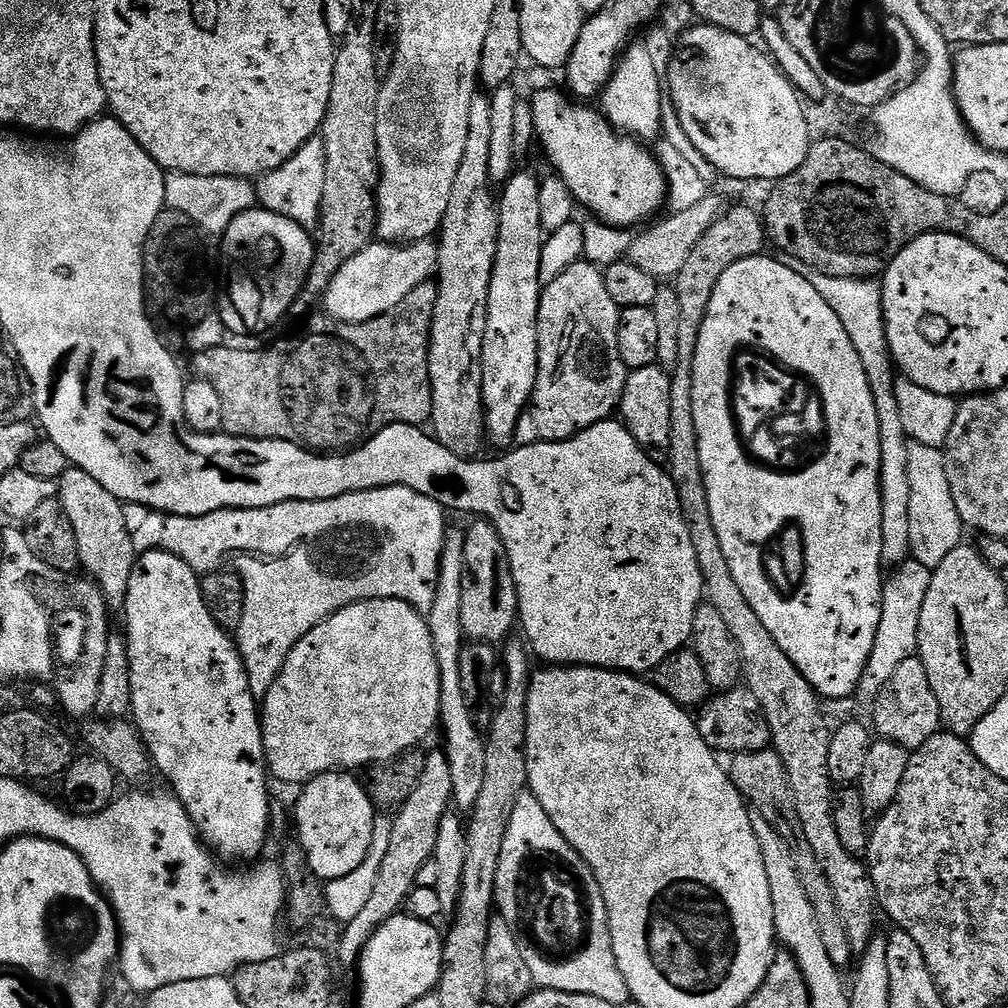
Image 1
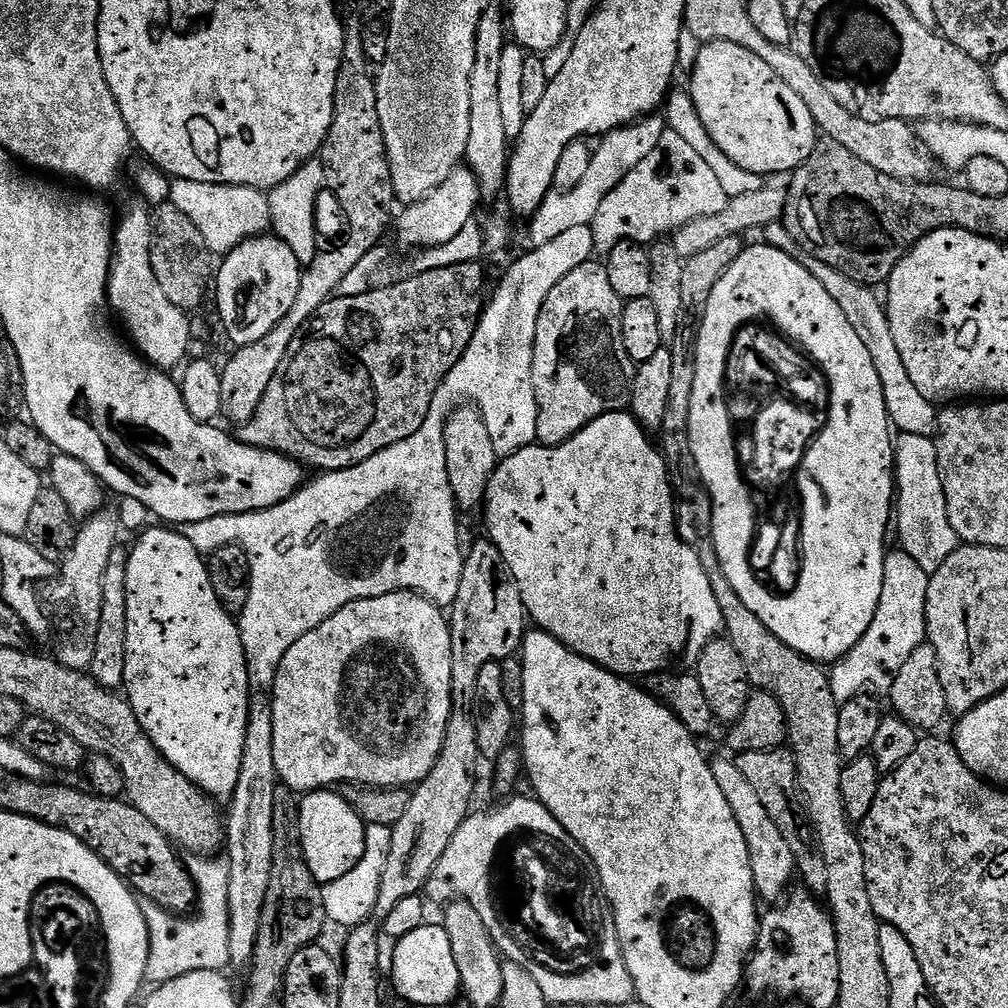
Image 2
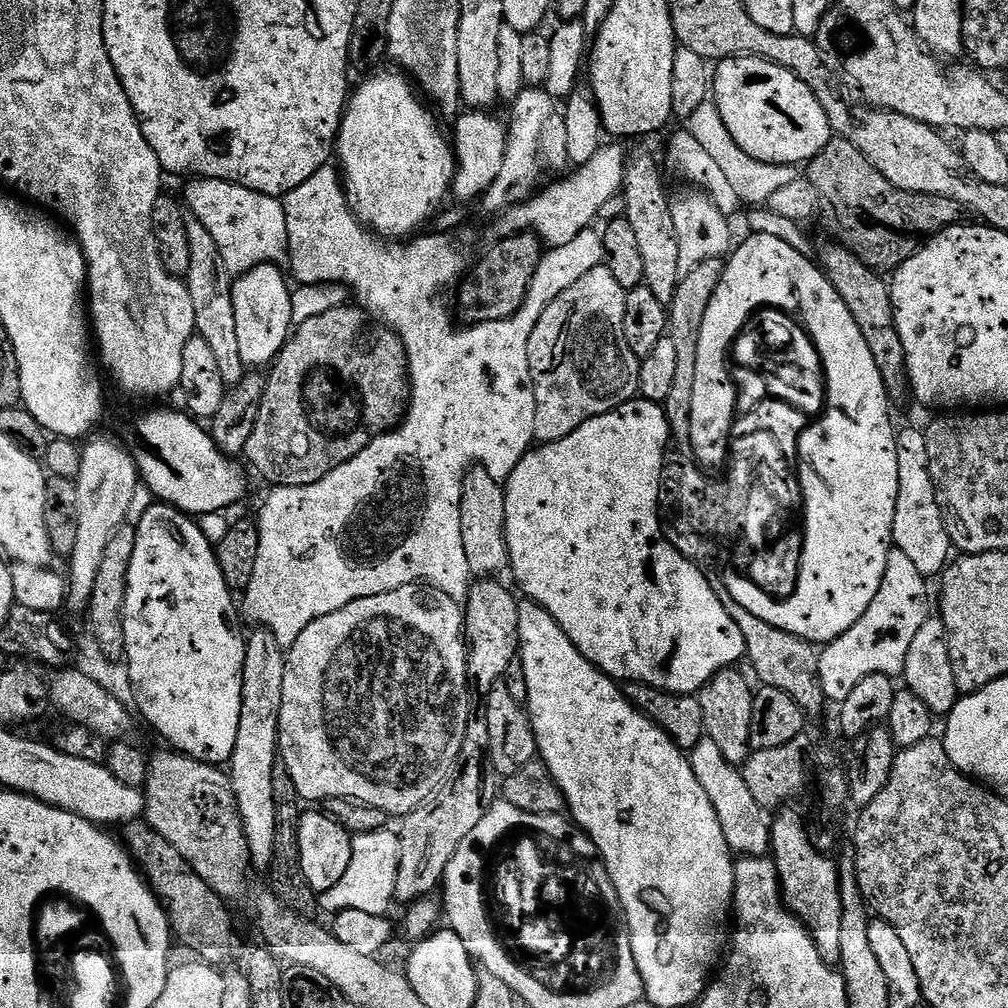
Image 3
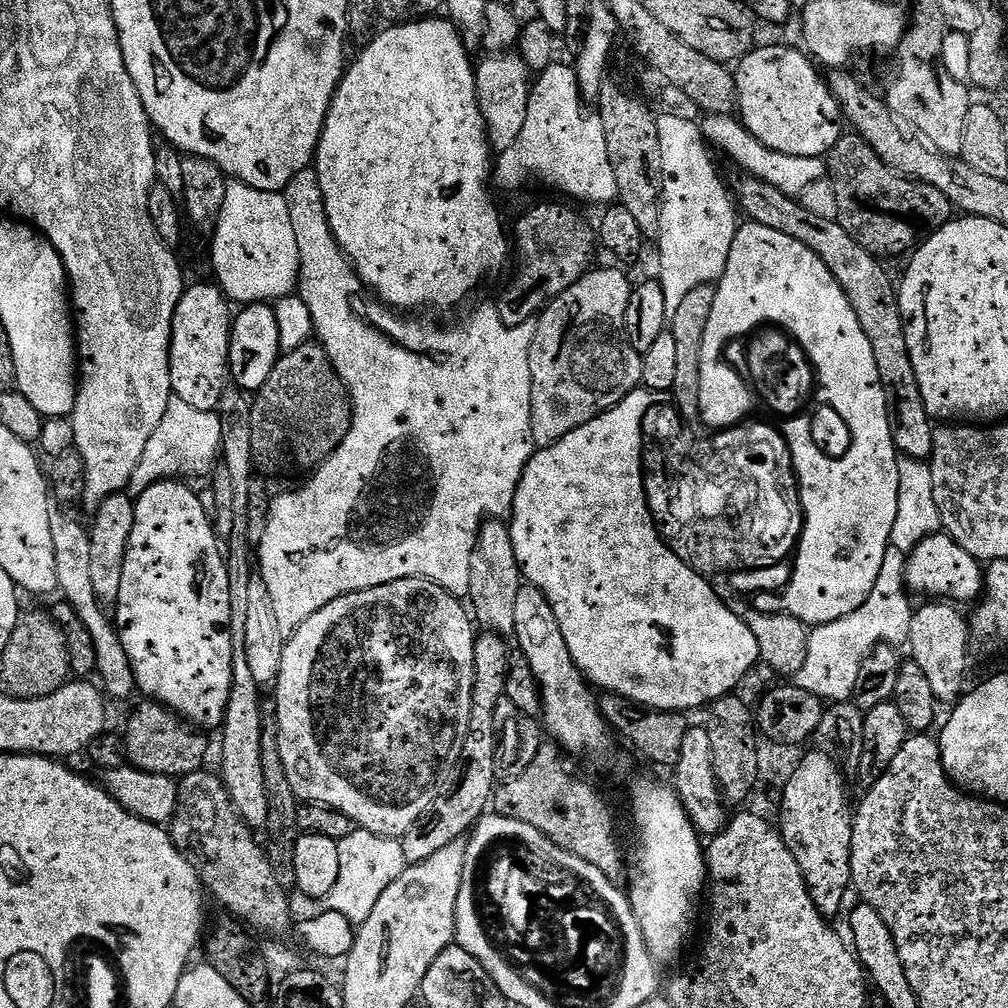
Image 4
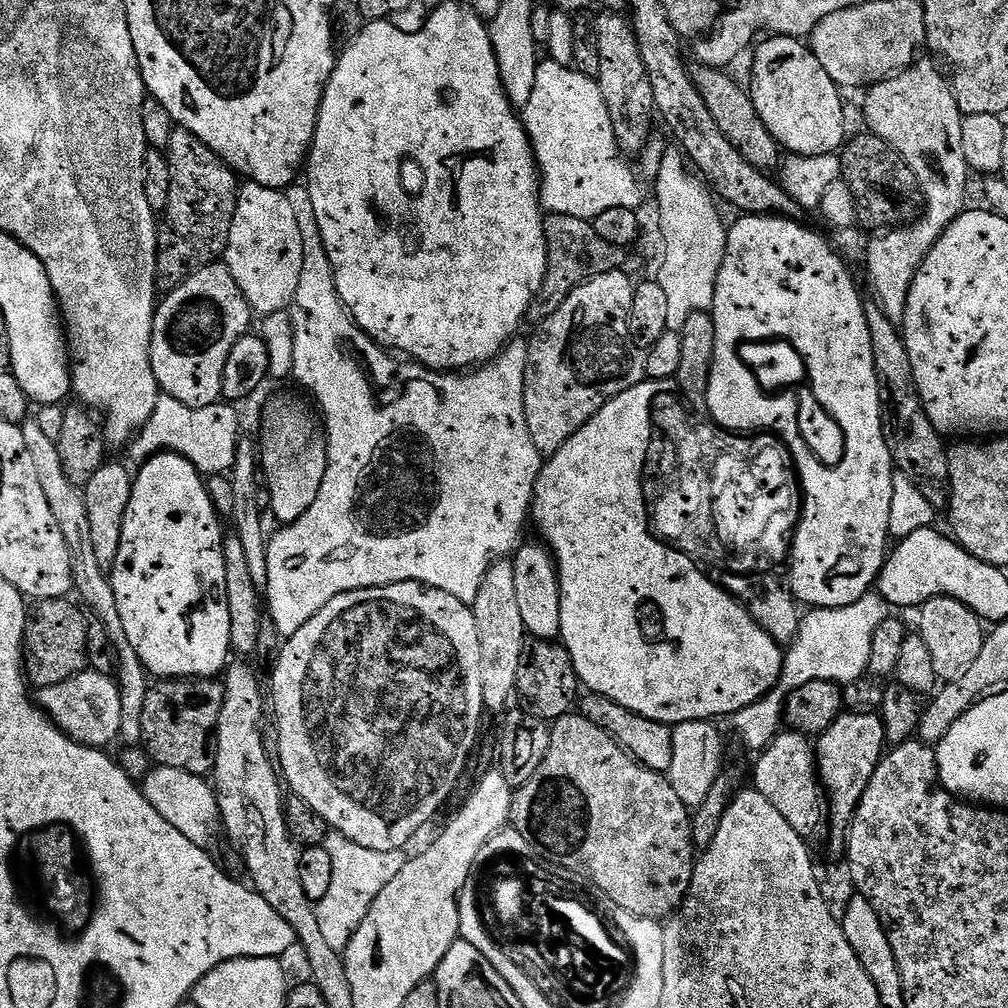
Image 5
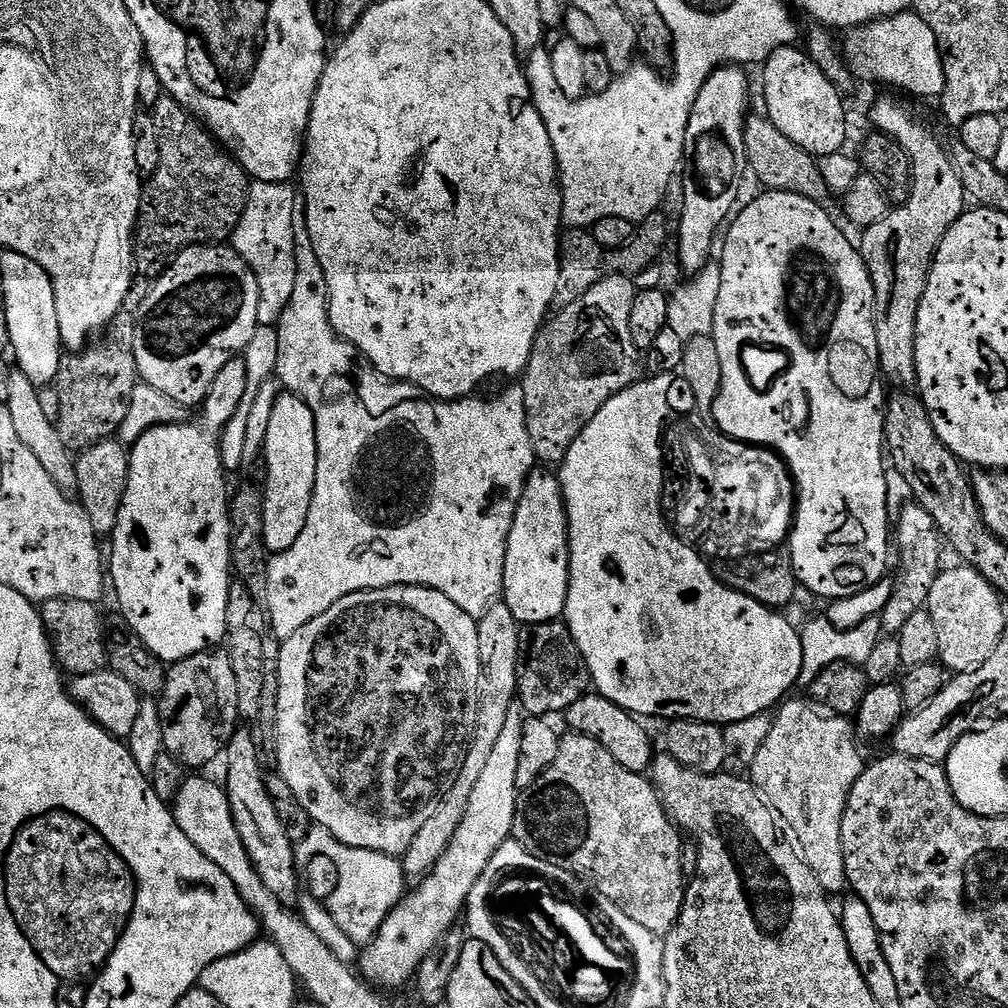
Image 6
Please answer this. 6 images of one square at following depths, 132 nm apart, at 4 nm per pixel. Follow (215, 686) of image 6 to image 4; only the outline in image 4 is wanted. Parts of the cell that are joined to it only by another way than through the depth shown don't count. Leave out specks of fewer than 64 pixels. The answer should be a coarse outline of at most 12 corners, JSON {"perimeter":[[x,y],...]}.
{"perimeter":[[151,698],[123,729],[128,764],[183,778],[208,740]]}

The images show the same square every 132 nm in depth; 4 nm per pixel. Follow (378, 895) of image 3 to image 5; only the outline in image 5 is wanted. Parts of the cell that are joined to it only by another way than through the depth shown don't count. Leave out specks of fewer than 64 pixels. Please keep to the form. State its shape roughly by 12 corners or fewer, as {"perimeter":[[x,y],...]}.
{"perimeter":[[329,831],[334,879],[315,914],[343,953],[403,851],[366,850]]}

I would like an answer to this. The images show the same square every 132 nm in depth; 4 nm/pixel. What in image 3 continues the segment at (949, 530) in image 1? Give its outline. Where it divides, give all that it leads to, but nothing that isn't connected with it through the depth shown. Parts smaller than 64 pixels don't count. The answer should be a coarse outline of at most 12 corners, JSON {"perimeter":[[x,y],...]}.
{"perimeter":[[923,431],[897,433],[893,545],[936,577],[952,543]]}

